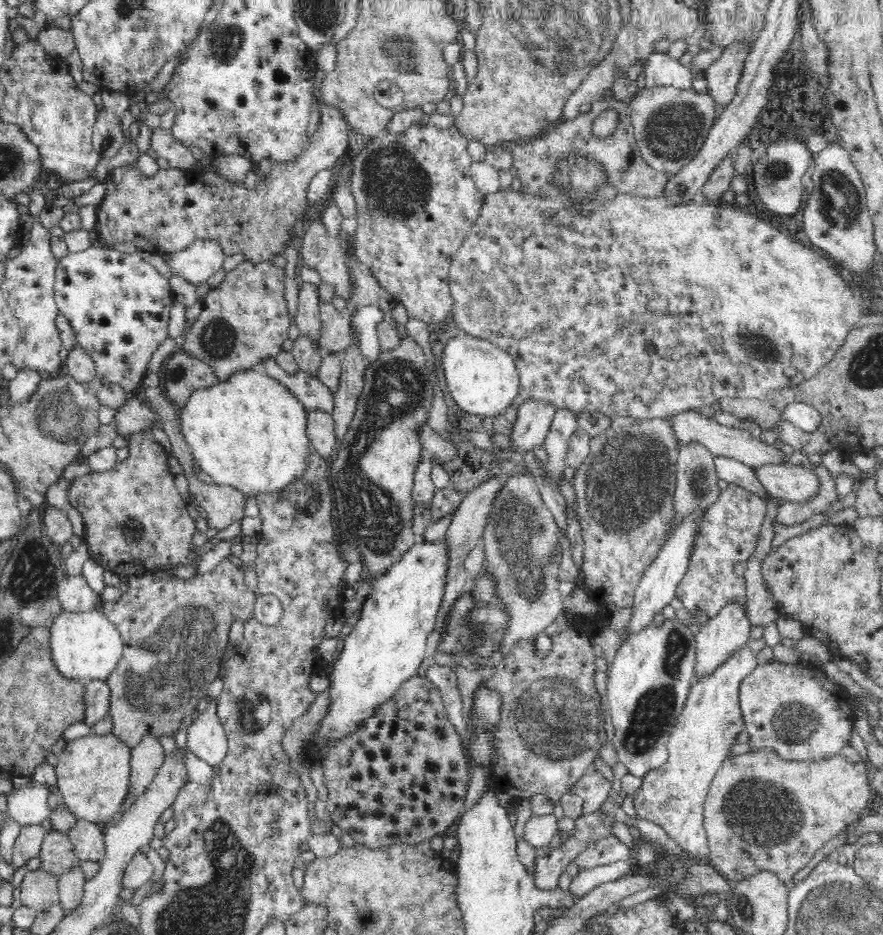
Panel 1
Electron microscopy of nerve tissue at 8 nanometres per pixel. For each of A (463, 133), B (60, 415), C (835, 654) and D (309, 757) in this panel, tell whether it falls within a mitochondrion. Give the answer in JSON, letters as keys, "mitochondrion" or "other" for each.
{"A":"other","B":"mitochondrion","C":"other","D":"other"}

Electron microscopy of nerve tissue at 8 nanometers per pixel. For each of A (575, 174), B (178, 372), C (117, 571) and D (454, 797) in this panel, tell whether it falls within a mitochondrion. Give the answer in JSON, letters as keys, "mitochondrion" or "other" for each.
{"A":"mitochondrion","B":"mitochondrion","C":"other","D":"other"}

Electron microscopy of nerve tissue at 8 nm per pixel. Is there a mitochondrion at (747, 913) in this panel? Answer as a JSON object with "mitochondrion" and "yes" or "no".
{"mitochondrion":"yes"}

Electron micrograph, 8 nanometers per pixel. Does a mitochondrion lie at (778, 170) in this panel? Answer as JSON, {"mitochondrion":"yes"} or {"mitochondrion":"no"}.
{"mitochondrion":"yes"}

